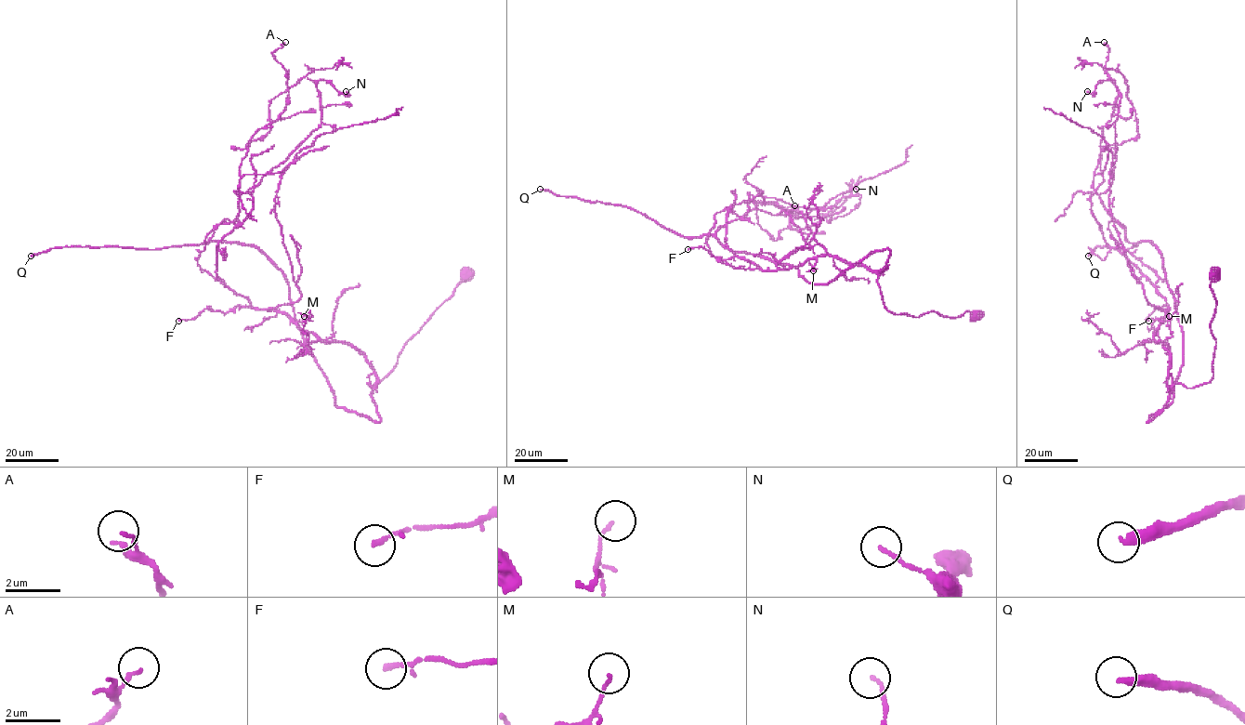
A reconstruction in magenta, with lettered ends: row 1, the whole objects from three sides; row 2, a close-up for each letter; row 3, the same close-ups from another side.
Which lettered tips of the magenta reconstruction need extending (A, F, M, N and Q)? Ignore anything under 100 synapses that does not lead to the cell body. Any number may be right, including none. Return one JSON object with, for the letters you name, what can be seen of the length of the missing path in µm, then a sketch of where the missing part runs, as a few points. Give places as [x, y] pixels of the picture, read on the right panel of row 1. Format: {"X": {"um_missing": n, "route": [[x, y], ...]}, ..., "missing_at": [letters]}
{"Q": {"um_missing": 250, "route": [[1088, 256], [1126, 267], [1142, 258], [1117, 237], [1105, 153], [1113, 130], [1098, 93], [1077, 85]]}, "missing_at": ["Q"]}

